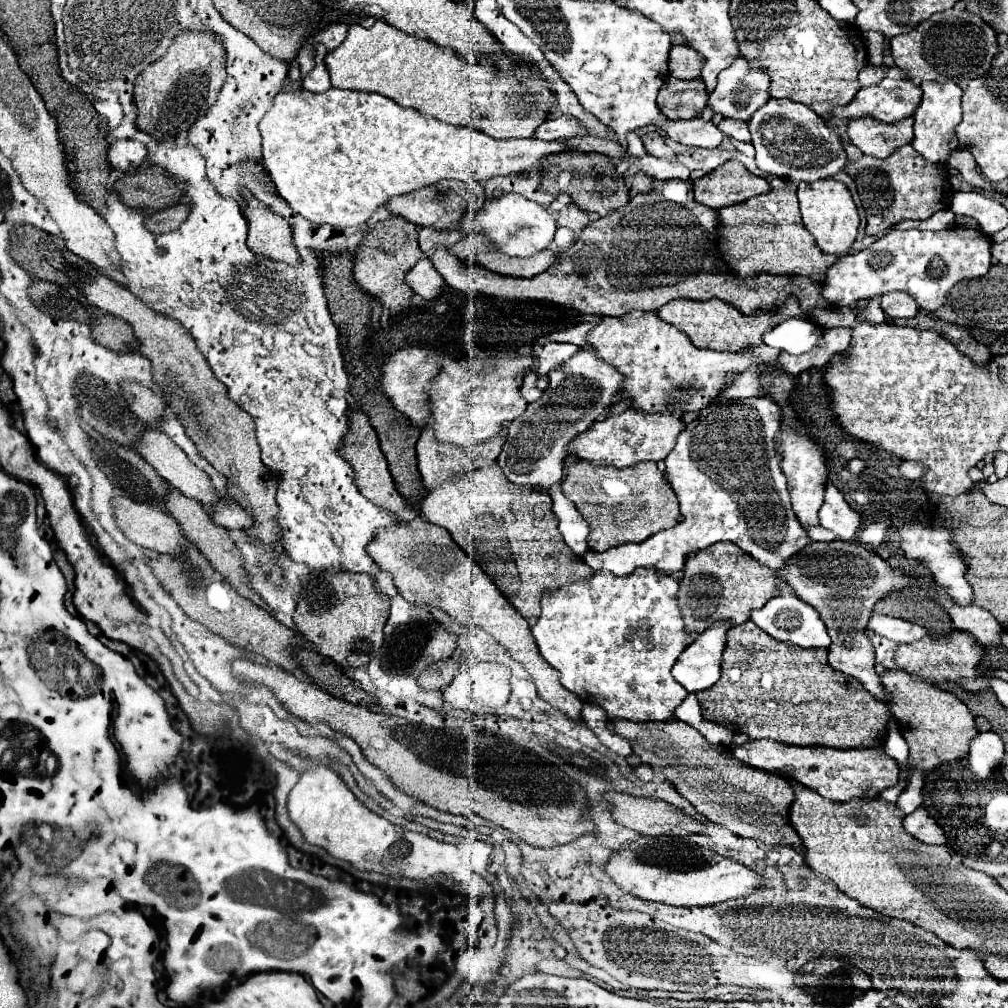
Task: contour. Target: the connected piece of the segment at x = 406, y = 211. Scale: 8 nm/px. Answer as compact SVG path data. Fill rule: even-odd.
M439 181L431 187L421 187L413 193L399 195L391 201L387 201L383 207L391 211L393 215L401 215L409 219L411 223L431 227L435 231L441 229L455 229L455 223L459 223L459 217L463 217L467 211L475 211L485 203L483 189L477 183L463 183L463 181Z

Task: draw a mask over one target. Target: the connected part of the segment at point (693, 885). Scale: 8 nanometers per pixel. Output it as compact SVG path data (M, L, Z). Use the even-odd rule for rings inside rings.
M665 835L639 837L637 841L623 845L619 851L613 851L609 861L605 863L605 873L625 893L677 907L715 905L727 899L755 893L761 887L761 875L751 873L751 869L727 857L721 857L711 849L689 845L679 837Z

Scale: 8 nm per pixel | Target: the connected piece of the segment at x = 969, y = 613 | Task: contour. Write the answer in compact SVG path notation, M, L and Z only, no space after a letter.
M933 583L933 589L935 589L935 601L941 603L949 611L949 615L953 619L953 625L957 629L971 631L985 647L1001 645L999 637L1001 637L1003 629L993 619L993 615L989 615L983 607L977 607L977 605L969 605L969 607L955 605L953 599L937 583Z

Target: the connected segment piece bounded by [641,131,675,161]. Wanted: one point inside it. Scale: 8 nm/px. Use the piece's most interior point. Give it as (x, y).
(653, 142)

